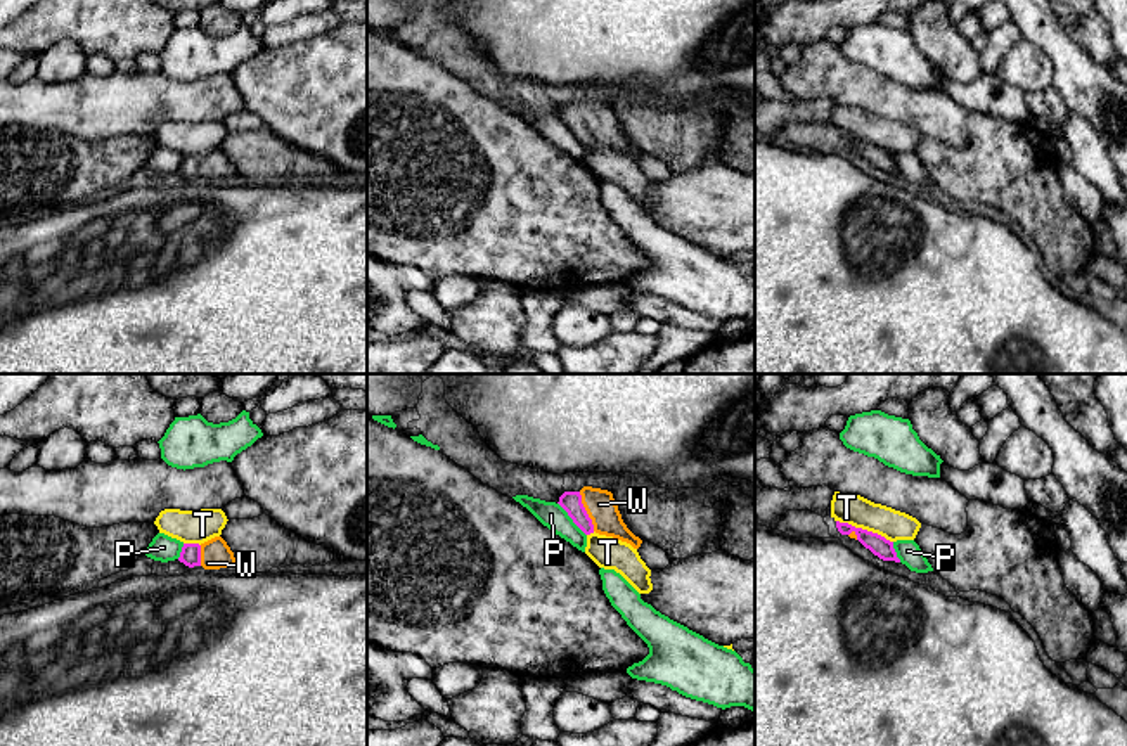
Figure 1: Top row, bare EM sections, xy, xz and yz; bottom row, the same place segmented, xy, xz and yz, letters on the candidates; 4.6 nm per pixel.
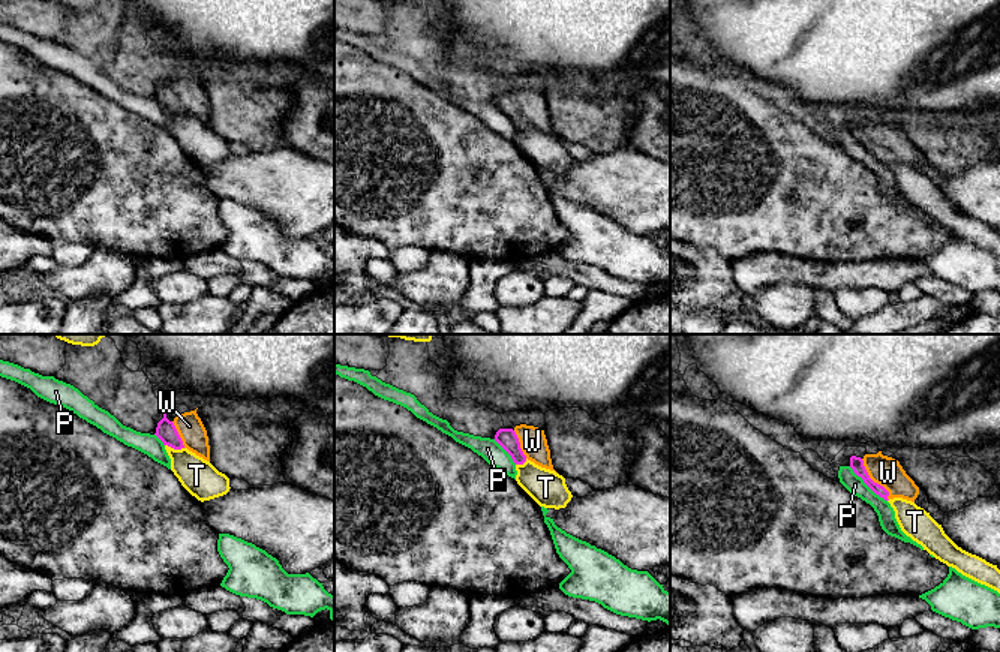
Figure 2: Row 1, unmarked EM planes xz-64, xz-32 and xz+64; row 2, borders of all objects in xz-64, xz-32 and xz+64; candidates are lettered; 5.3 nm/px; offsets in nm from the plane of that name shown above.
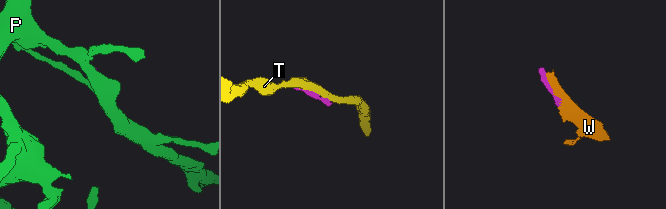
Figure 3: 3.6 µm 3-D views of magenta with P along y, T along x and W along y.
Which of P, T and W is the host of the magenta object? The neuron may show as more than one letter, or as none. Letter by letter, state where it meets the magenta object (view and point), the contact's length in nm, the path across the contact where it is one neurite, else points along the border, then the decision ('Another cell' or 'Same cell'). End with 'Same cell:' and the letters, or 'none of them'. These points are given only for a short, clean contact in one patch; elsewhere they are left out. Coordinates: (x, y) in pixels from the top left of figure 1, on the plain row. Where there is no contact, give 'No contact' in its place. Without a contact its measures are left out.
P: Touches magenta at xz (572, 130). Shared border 200 nm. Another cell
T: Touches magenta at yz (864, 142). Shared border 280 nm. Another cell
W: Touches magenta at xz (586, 123). Shared border 200 nm. Same cell
Same cell: W

